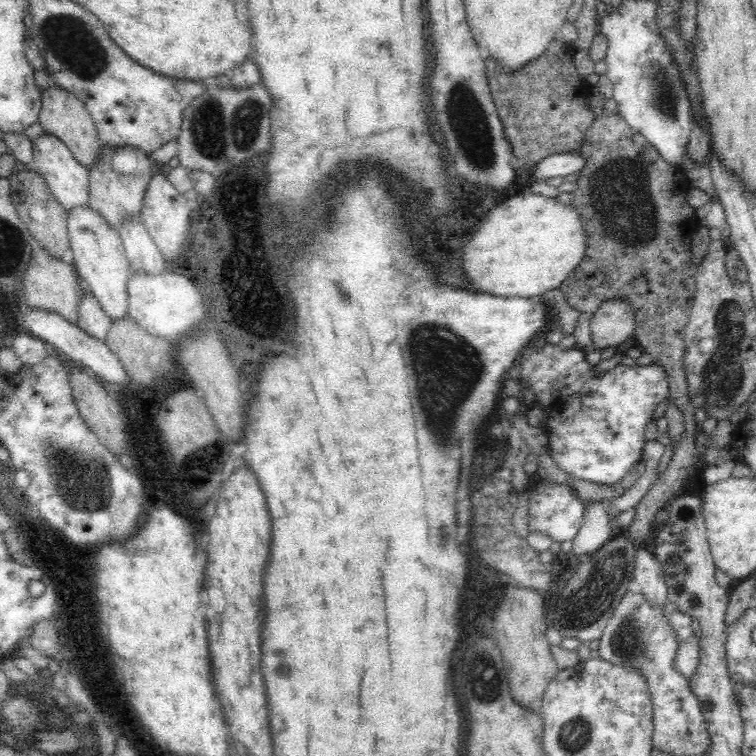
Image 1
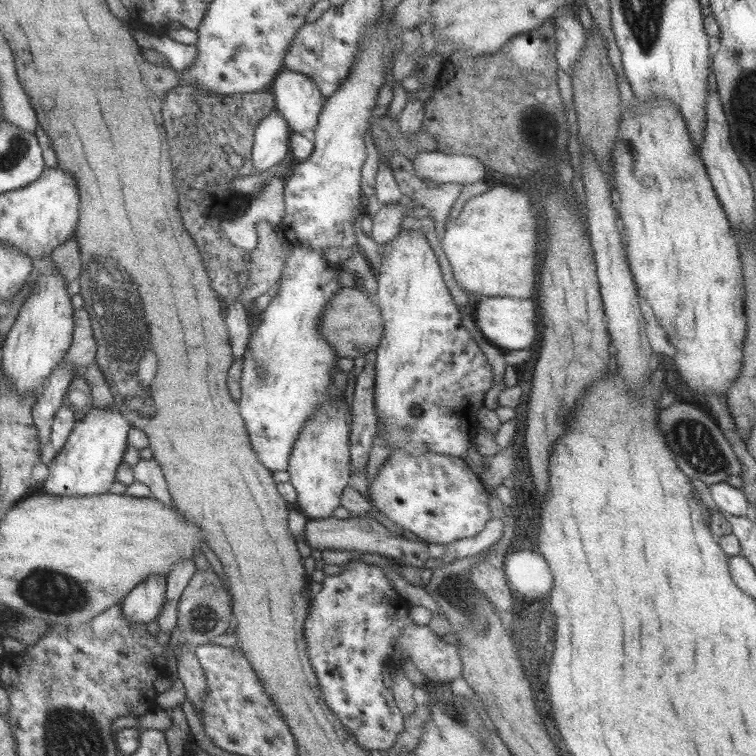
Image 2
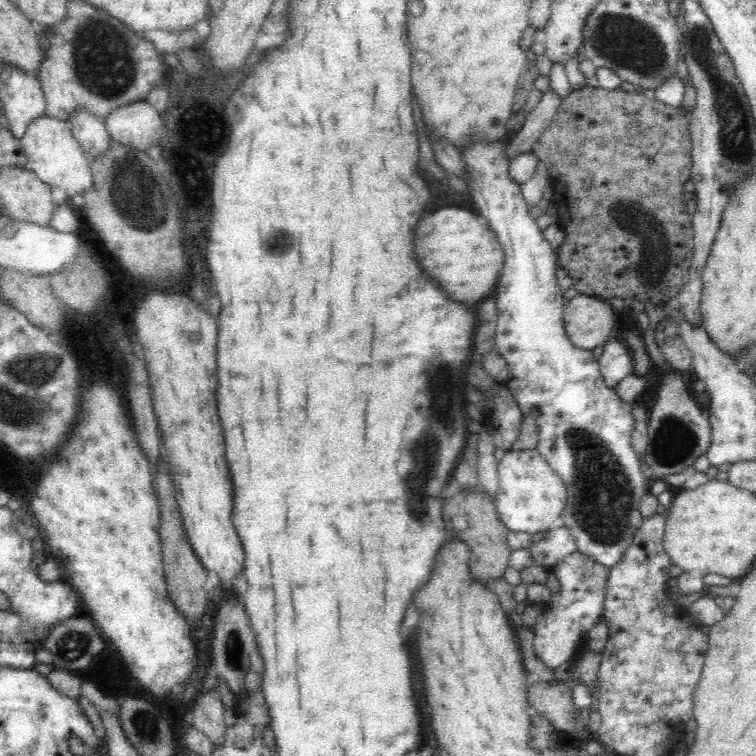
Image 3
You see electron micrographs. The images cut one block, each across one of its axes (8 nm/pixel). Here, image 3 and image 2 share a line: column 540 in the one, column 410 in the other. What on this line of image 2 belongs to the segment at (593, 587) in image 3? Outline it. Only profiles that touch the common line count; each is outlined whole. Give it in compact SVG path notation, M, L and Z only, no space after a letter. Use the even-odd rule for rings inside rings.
M361 559L350 560L345 564L345 568L340 573L335 575L324 576L322 579L321 588L317 592L316 596L310 600L309 610L305 620L303 621L302 635L305 641L305 652L309 659L313 674L315 675L319 692L322 699L325 701L327 708L337 717L339 725L347 728L347 733L355 739L355 743L359 746L363 746L363 749L371 750L388 750L393 746L395 738L399 732L403 732L403 715L401 711L396 707L396 702L392 697L392 692L383 686L381 681L381 671L383 666L387 666L390 670L392 666L398 666L403 661L411 661L415 668L417 668L422 674L426 676L426 682L451 682L455 678L462 676L462 662L458 653L458 648L450 643L441 641L427 625L418 625L409 618L410 603L399 596L397 590L394 590L391 581L387 578L384 570L380 567L367 564Z

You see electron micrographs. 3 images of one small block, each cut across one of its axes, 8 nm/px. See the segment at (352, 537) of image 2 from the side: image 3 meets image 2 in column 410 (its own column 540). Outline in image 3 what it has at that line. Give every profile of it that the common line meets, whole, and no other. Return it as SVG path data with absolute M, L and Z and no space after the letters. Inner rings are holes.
M566 526L546 531L535 538L529 546L531 561L542 567L552 567L565 556L577 550L577 542L572 531Z

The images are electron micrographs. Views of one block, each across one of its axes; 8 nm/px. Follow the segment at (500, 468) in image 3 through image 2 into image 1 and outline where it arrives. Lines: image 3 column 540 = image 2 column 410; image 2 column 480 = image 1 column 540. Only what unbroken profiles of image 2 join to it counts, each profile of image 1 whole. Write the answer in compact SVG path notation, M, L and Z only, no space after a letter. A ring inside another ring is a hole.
M544 480L528 483L530 493L529 522L530 531L547 532L555 541L573 541L583 525L582 510L584 501L580 501L568 485L560 483L546 483Z

